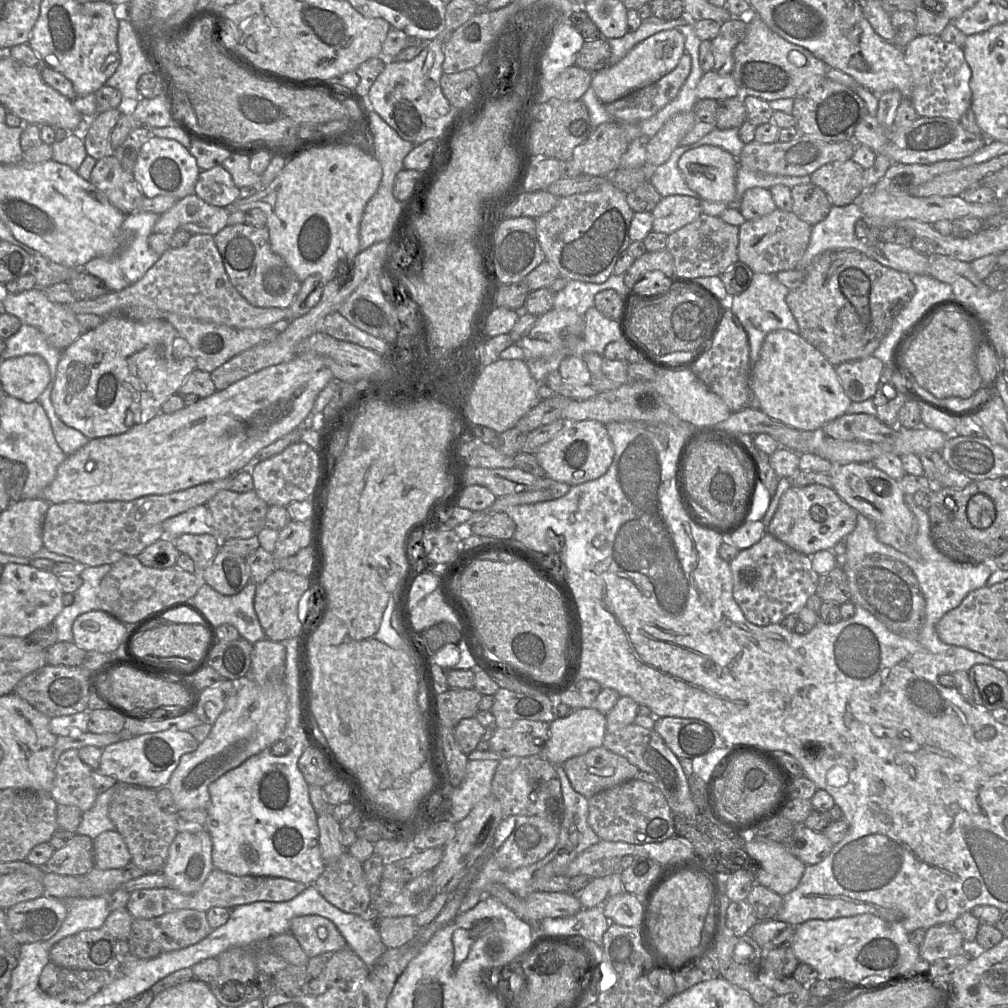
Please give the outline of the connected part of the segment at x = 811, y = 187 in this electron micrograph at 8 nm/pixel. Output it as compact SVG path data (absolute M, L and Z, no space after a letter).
M812 182L792 187L791 195L793 199L792 211L811 226L824 220L832 207L827 194Z

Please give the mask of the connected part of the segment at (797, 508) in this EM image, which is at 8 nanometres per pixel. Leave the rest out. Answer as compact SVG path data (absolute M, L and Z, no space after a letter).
M821 484L791 486L782 495L767 533L808 556L832 550L855 529L858 512L850 507L832 487Z

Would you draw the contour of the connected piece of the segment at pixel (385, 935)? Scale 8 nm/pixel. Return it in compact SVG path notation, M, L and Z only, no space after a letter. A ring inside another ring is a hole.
M413 916L377 918L380 937L387 949L408 945L417 934Z

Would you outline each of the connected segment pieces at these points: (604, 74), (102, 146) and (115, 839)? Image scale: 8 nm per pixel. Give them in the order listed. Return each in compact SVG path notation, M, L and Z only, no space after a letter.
M676 29L660 31L636 44L627 55L615 65L593 73L591 86L597 97L604 103L612 103L630 93L646 87L670 73L685 53L685 38Z
M114 108L97 113L88 120L88 129L84 132L83 139L88 156L99 160L114 154L109 137L121 115L122 112Z
M105 831L93 840L93 859L99 869L119 869L131 862L131 854L119 832Z

